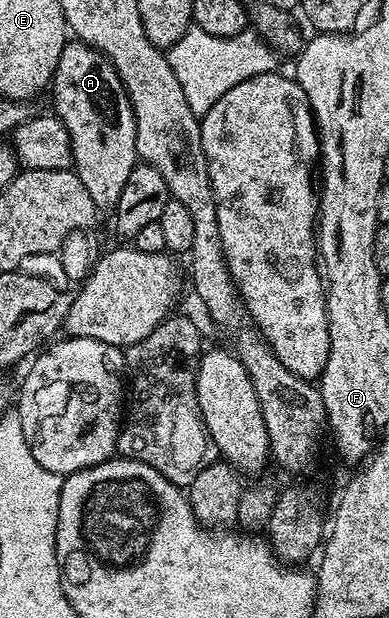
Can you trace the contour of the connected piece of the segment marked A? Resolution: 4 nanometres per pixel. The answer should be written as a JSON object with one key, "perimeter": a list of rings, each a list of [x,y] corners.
{"perimeter":[[[69,39],[66,40],[65,46],[63,47],[63,55],[59,55],[57,70],[51,82],[51,93],[57,96],[53,101],[54,107],[57,108],[54,109],[55,116],[61,120],[63,127],[67,127],[67,131],[69,132],[71,151],[73,152],[72,168],[75,170],[77,178],[83,183],[83,187],[87,187],[87,195],[91,195],[91,199],[97,204],[98,210],[116,210],[119,195],[127,183],[127,175],[131,175],[131,171],[139,163],[139,158],[137,156],[137,120],[135,119],[135,111],[133,110],[131,99],[129,98],[129,92],[125,90],[125,85],[121,81],[121,76],[118,75],[117,69],[113,66],[112,61],[110,61],[100,49],[94,49],[92,45],[86,45],[83,41]]]}

